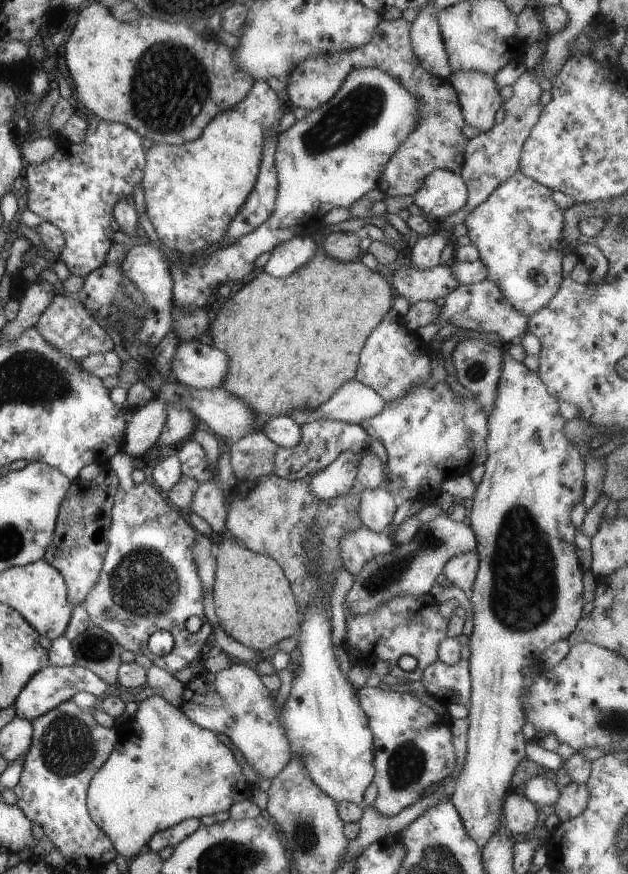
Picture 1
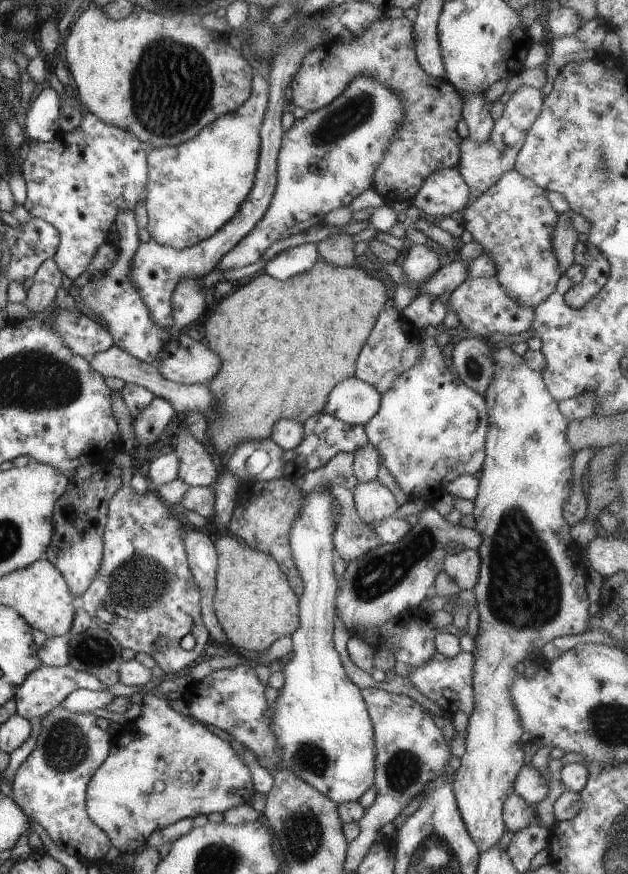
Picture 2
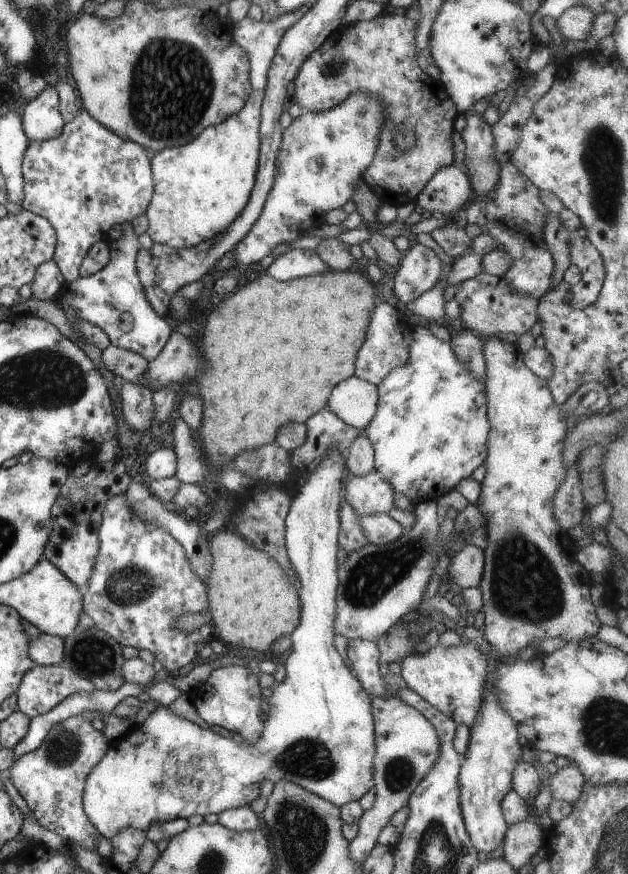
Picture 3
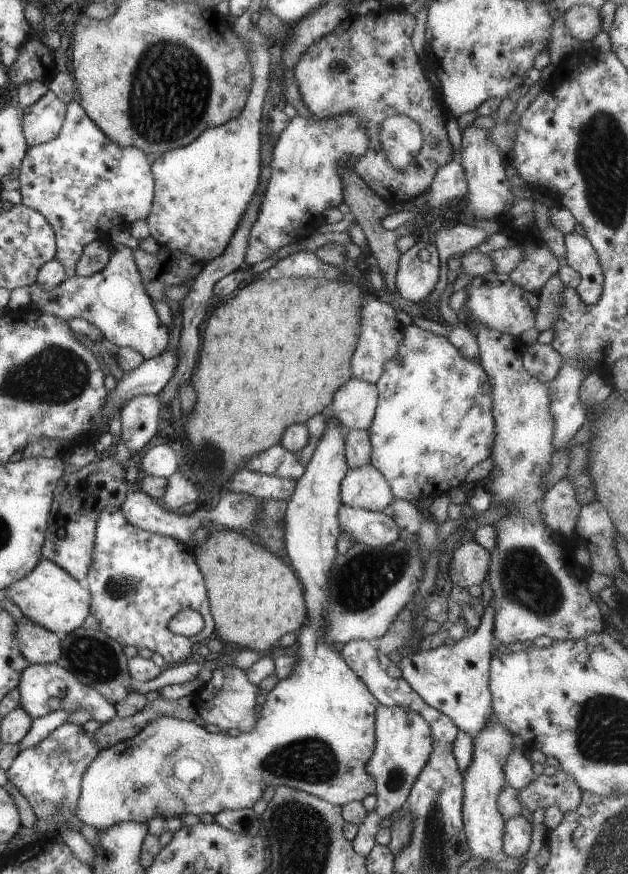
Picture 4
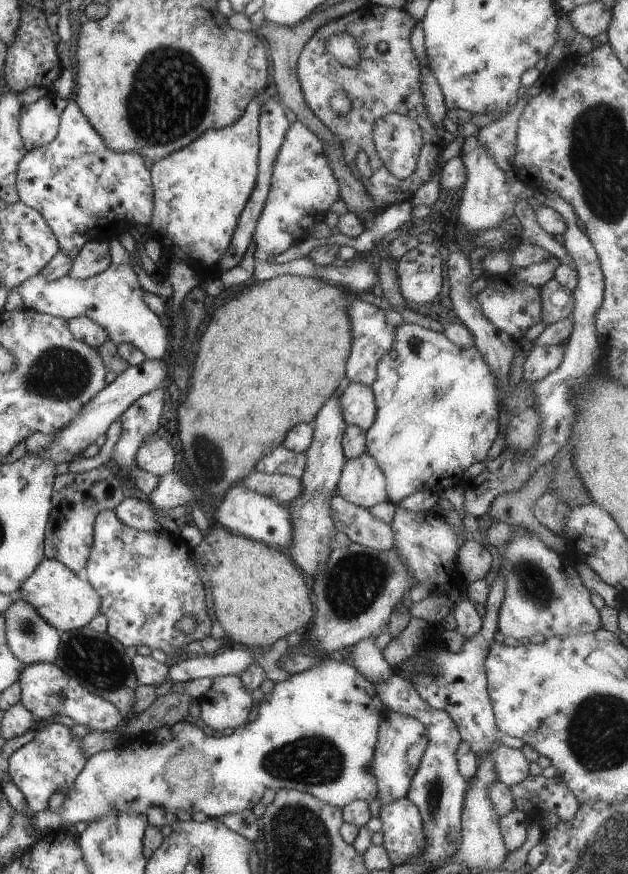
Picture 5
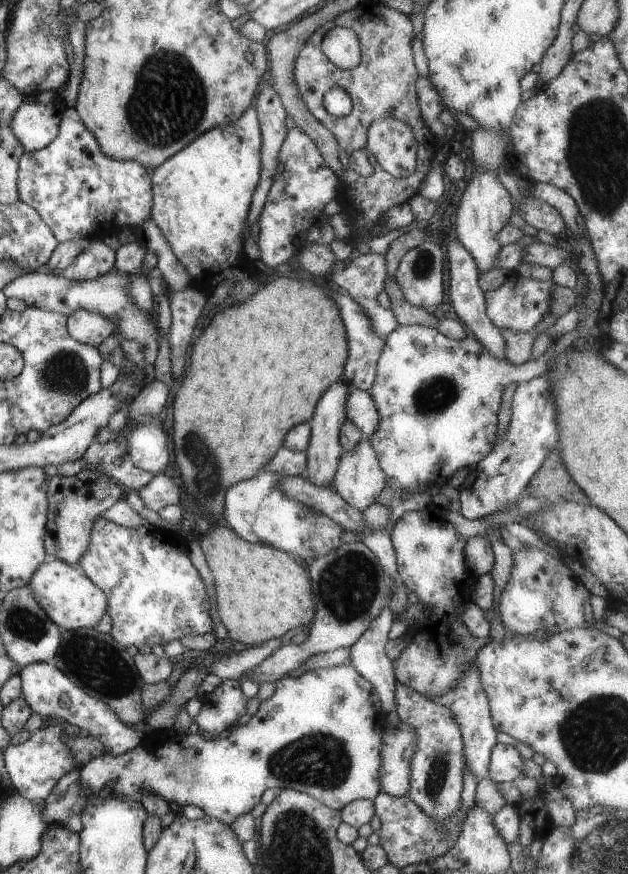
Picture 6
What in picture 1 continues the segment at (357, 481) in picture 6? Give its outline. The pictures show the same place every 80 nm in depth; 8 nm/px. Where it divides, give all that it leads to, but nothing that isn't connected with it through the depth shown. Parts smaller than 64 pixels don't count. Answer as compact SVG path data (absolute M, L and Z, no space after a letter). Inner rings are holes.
M383 487L362 489L358 506L358 517L372 535L388 530L391 518L395 514L398 500Z

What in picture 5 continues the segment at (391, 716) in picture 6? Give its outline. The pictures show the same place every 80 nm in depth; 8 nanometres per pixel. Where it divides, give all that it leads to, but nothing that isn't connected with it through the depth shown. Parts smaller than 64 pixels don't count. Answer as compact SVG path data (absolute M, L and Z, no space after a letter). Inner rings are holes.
M372 635L359 639L352 650L352 664L365 677L373 683L383 683L396 671L381 656L381 651L375 648Z

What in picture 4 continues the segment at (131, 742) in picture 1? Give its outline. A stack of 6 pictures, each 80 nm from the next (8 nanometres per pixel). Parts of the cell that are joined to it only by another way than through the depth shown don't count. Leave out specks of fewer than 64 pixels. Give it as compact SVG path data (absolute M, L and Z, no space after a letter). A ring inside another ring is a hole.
M329 414L326 429L287 499L283 515L284 548L290 566L302 584L306 620L295 631L296 661L290 673L279 679L257 705L261 717L248 733L228 733L221 730L209 733L193 721L158 716L134 734L141 738L137 746L133 744L129 748L123 748L121 741L109 748L100 749L80 780L80 793L74 813L82 824L89 824L95 829L106 829L119 821L145 823L154 816L182 818L185 814L196 814L200 817L205 813L214 816L223 809L235 810L253 806L267 786L288 786L340 807L374 794L376 784L366 771L366 764L374 749L374 710L379 706L378 700L326 639L330 609L328 582L336 555L335 541L341 531L337 516L342 503L340 482L348 469L344 455L344 429Z

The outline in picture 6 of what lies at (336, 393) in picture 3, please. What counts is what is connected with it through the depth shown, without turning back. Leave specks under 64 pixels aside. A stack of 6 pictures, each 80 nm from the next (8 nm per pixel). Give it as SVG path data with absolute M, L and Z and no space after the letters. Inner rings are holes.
M351 388L345 399L346 418L349 419L362 432L368 436L375 432L379 415L371 395L364 390Z

